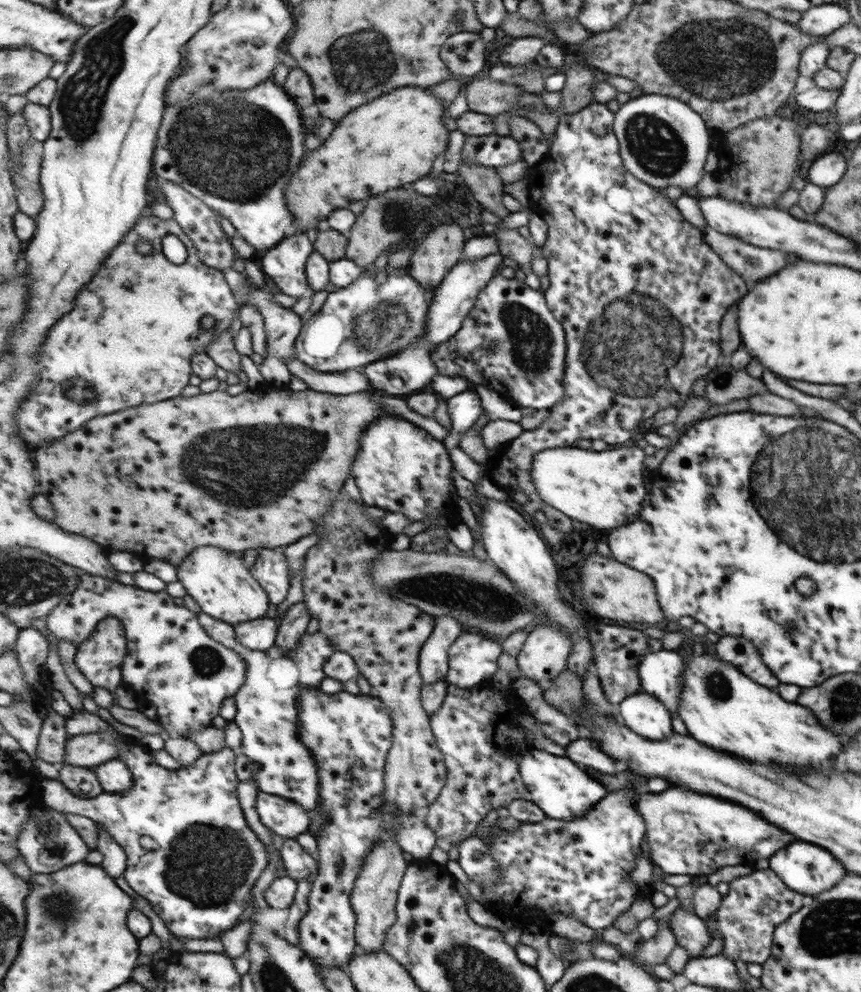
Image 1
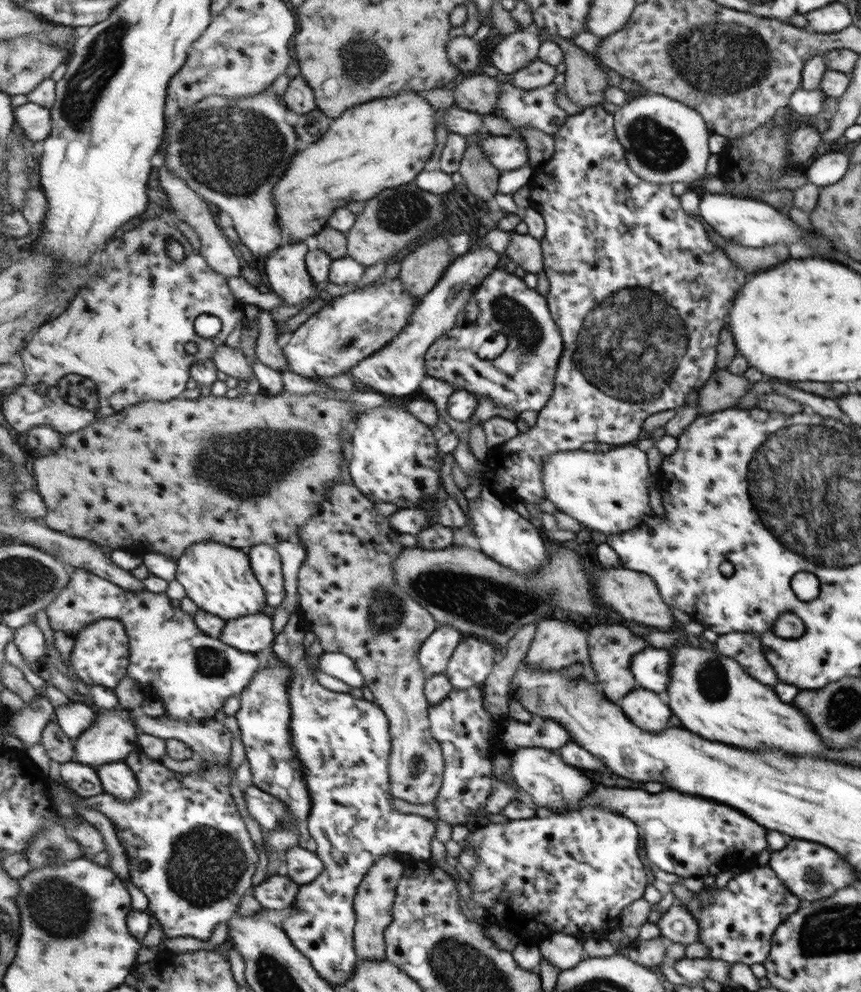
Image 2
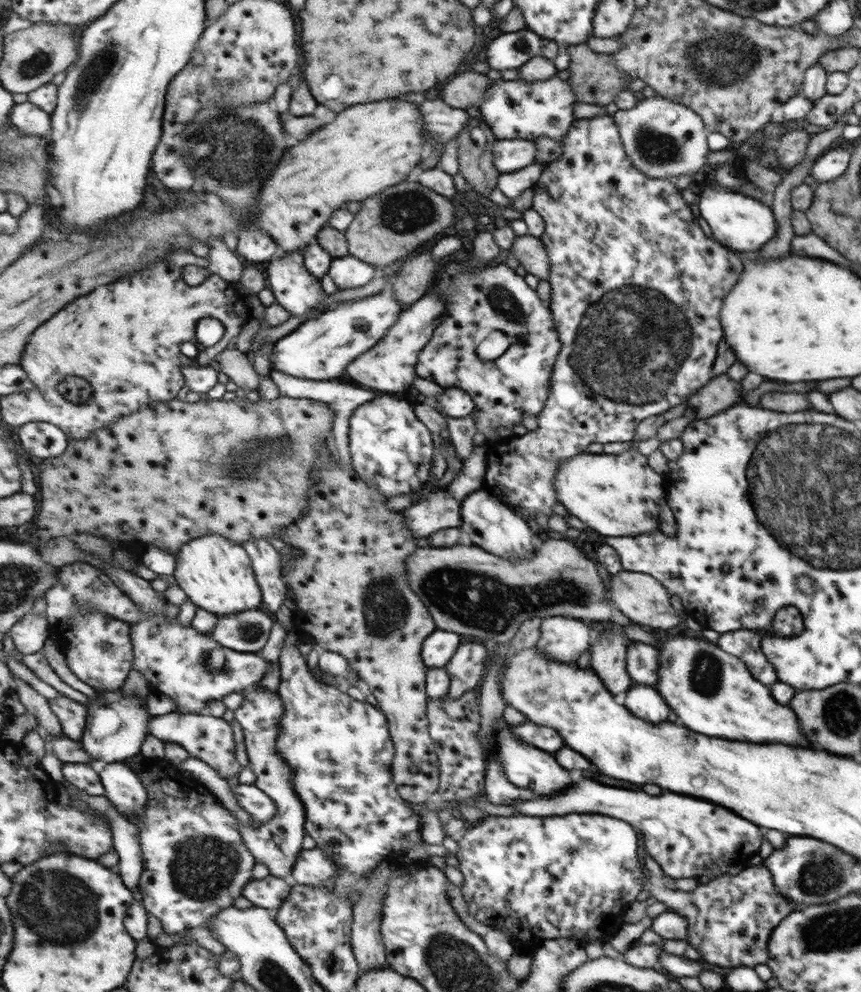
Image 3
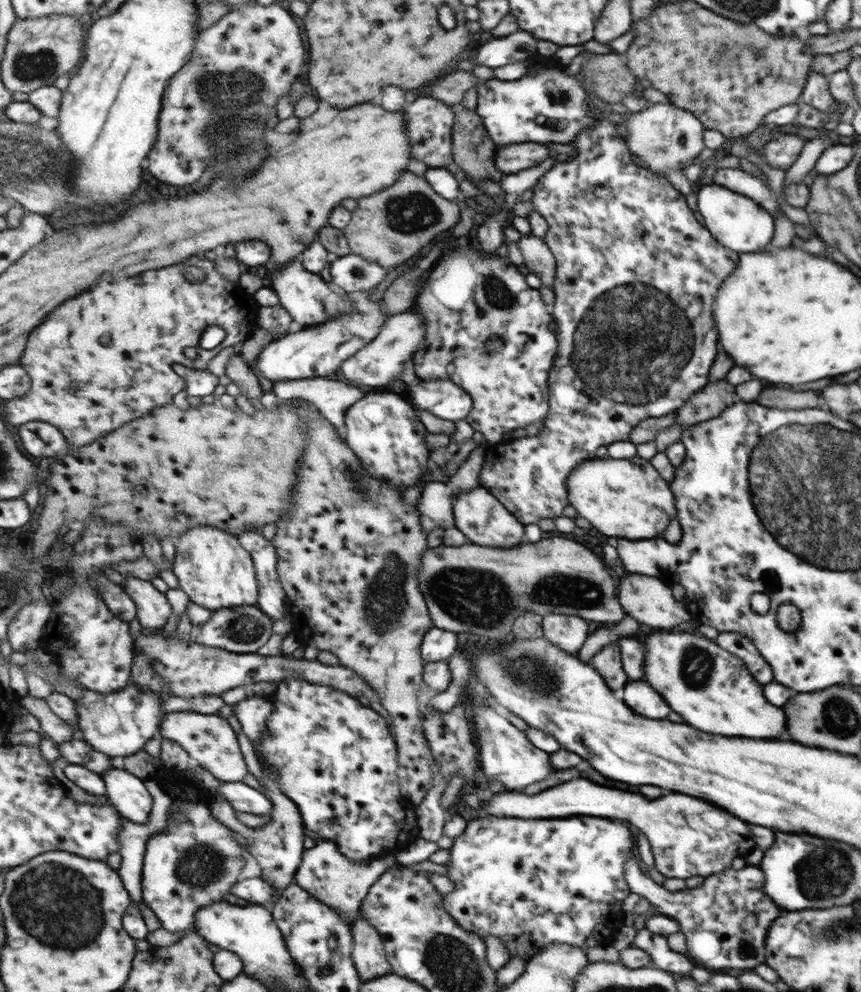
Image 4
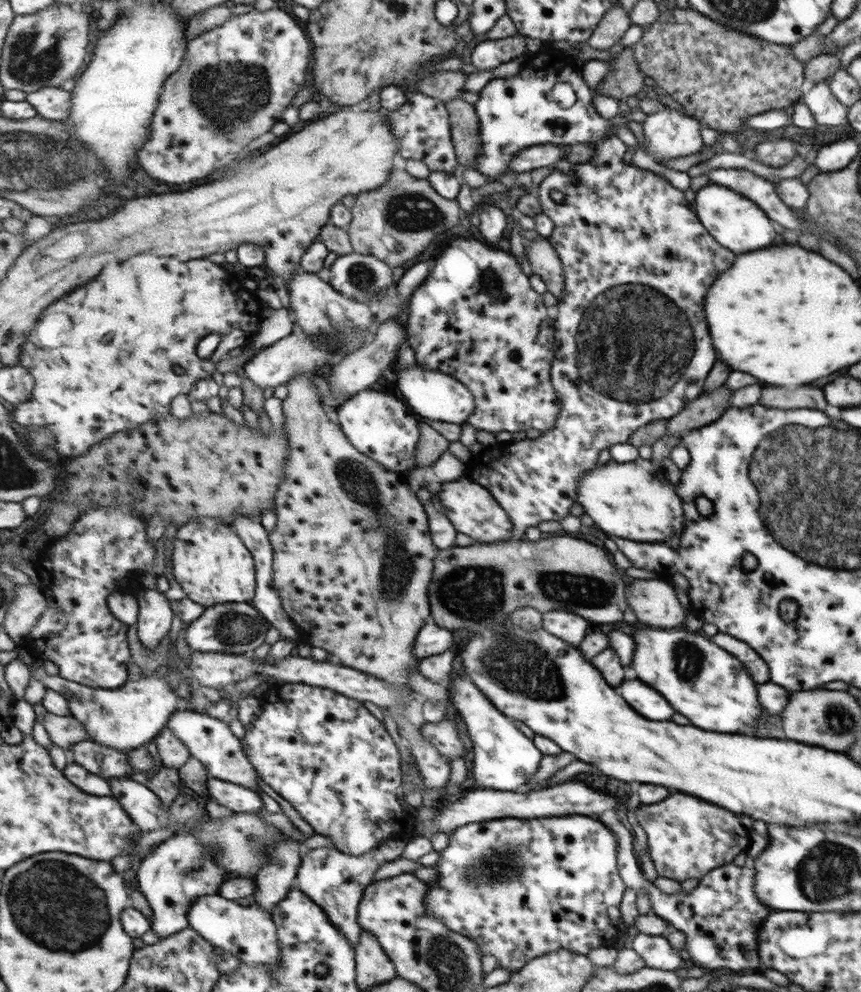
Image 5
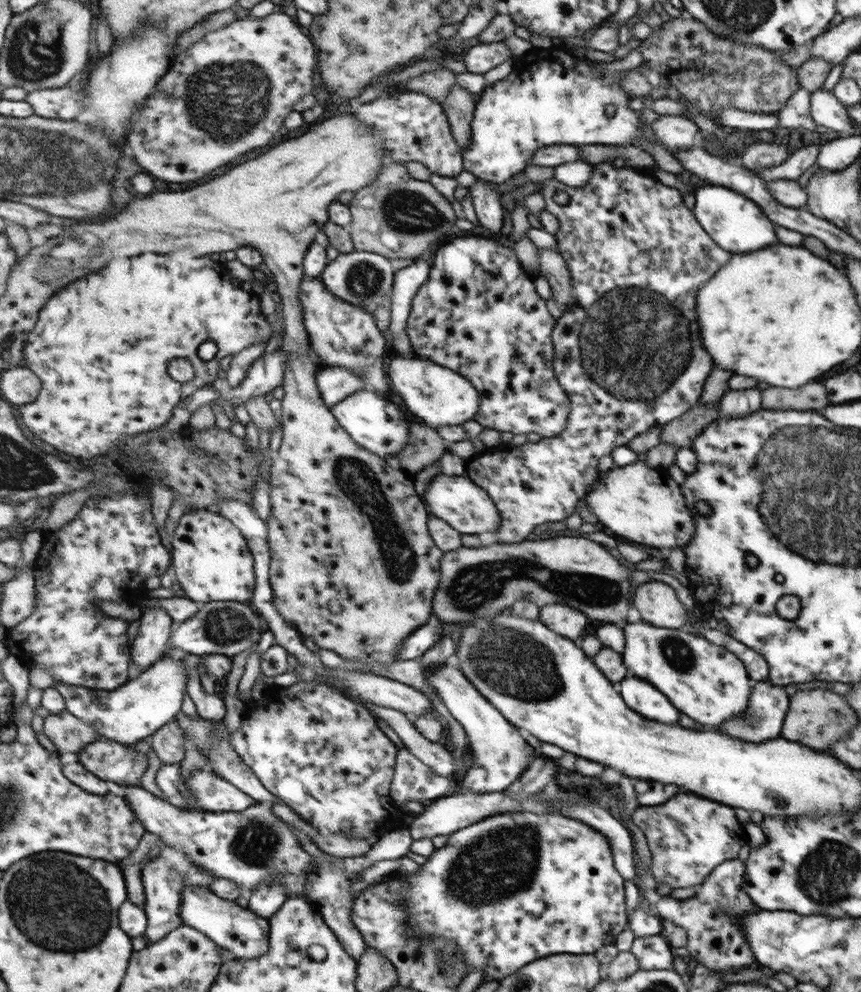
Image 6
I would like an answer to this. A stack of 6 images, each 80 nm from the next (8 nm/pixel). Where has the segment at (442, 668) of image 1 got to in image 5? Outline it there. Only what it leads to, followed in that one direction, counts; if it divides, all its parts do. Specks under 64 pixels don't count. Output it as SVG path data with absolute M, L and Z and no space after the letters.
M429 621L419 633L418 643L415 644L415 654L421 660L447 652L455 642L453 634L434 621Z

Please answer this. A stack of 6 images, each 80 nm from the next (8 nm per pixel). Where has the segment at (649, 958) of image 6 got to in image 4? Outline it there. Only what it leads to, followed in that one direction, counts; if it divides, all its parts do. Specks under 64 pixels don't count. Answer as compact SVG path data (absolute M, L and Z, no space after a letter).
M647 929L638 930L632 946L644 950L651 959L651 966L671 972L673 975L688 976L697 964L682 954L669 950L665 937L653 934Z

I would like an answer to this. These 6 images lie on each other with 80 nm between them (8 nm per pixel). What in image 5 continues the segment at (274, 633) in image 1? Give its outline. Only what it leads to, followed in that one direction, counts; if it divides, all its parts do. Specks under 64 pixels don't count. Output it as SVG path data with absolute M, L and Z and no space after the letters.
M223 603L207 606L205 614L199 620L187 623L188 629L183 638L195 651L243 654L265 644L271 627L270 622L252 603Z

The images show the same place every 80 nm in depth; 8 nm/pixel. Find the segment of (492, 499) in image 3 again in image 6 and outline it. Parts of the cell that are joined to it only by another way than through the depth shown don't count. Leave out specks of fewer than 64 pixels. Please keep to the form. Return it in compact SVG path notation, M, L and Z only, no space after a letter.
M437 474L430 487L421 497L426 509L435 516L446 520L455 530L468 537L483 534L483 532L498 532L502 526L502 512L495 506L487 489L475 484L469 476L447 476Z

